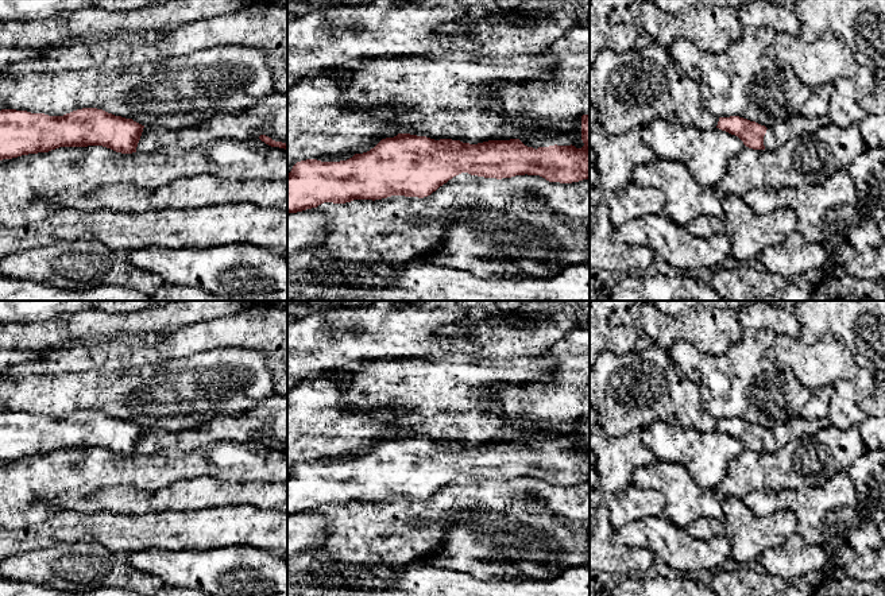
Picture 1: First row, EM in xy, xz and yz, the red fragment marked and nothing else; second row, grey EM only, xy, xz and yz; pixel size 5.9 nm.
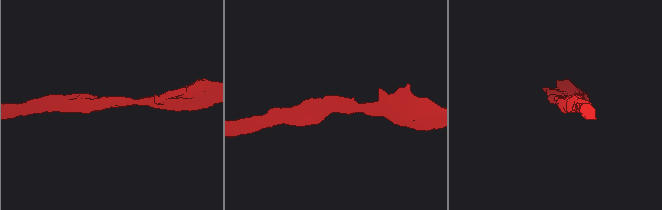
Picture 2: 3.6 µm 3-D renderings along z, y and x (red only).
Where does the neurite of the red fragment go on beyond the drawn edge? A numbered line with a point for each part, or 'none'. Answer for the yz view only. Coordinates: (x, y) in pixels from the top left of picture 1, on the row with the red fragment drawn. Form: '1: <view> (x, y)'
none

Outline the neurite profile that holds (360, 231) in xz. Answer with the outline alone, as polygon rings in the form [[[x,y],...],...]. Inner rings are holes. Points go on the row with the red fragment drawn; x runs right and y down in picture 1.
[[[461,173],[440,186],[430,196],[391,196],[382,200],[353,200],[345,204],[324,202],[306,212],[318,210],[326,218],[325,240],[310,249],[331,255],[337,260],[367,263],[410,263],[424,254],[434,251],[445,227],[461,210],[482,202],[496,210],[506,209],[514,200],[537,196],[549,212],[563,214],[568,221],[590,225],[590,179],[572,183],[549,182],[540,175],[515,175],[511,178],[484,178]]]

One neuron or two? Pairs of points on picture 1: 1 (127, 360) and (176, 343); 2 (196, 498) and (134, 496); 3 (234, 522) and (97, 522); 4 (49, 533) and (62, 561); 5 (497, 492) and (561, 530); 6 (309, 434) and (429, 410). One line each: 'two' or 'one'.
1: one
2: one
3: one
4: two
5: two
6: one

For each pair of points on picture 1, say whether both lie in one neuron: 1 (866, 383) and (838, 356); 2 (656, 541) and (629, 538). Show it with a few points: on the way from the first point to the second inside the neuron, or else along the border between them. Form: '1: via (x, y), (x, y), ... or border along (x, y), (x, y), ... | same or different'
1: border along (861, 368), (861, 372), (851, 383) | different
2: via (649, 534), (636, 534) | same

